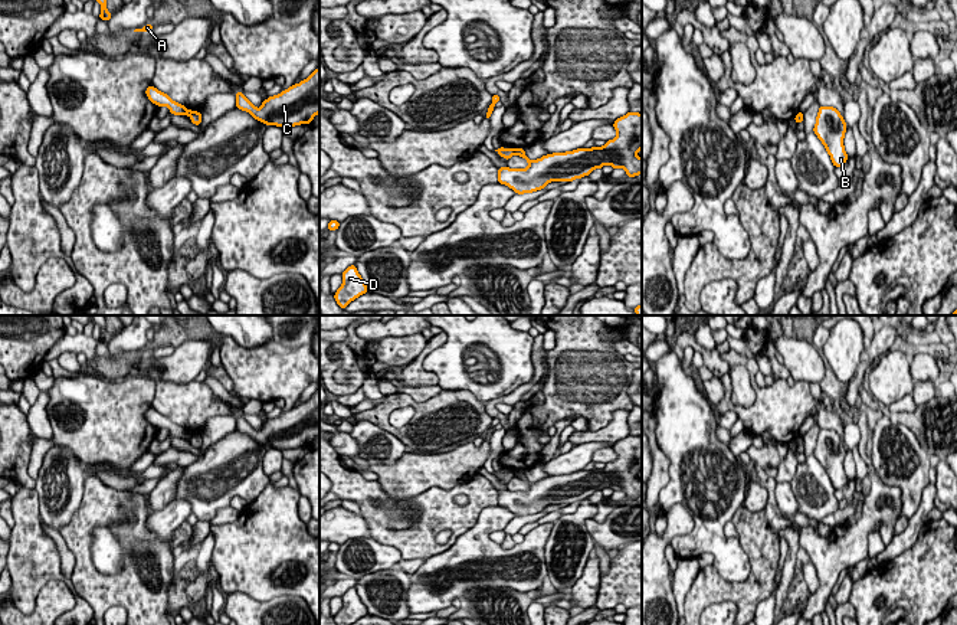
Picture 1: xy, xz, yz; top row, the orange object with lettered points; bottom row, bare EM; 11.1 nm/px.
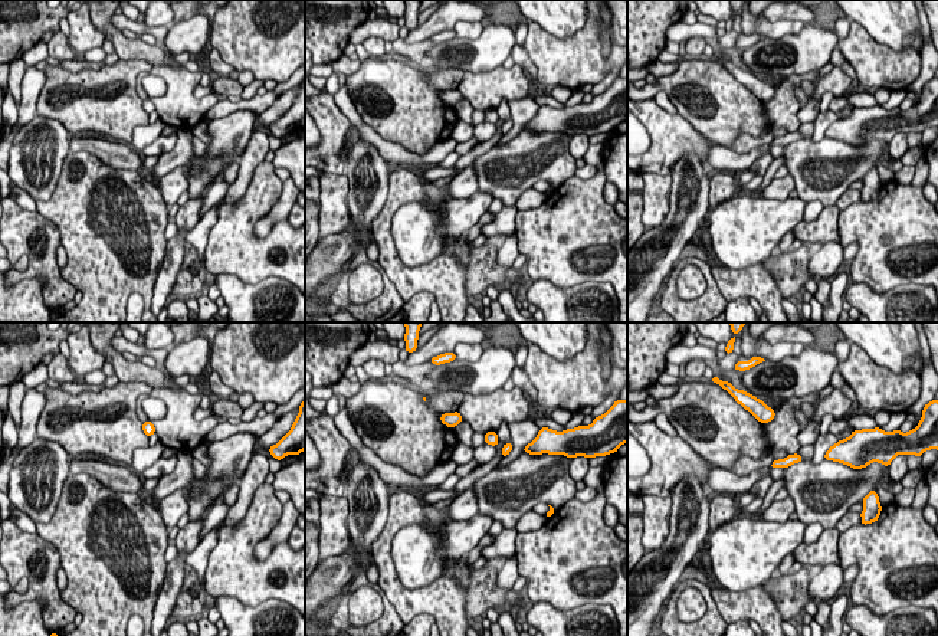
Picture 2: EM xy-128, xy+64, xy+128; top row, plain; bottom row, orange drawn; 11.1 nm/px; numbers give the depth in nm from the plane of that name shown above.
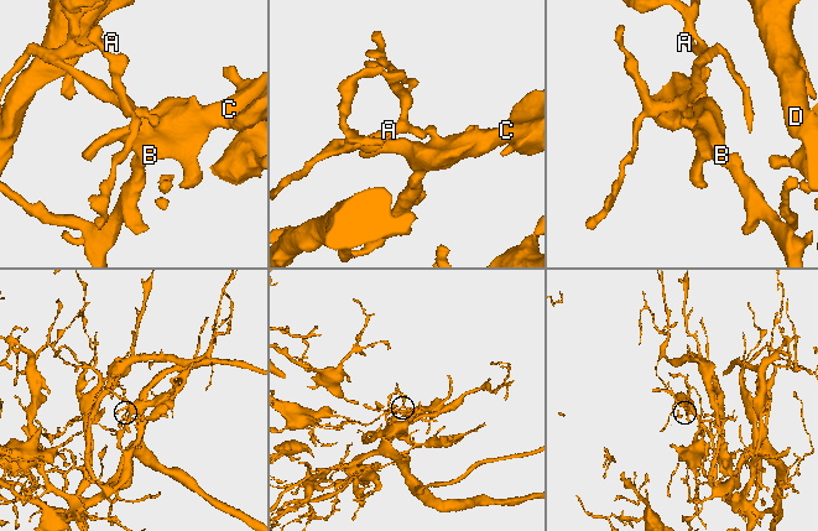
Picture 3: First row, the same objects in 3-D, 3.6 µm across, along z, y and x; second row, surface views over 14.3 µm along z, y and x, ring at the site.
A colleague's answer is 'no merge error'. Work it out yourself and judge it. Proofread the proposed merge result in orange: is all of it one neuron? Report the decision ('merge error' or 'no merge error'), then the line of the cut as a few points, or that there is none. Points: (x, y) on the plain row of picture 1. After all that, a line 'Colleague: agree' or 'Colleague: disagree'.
merge error; cut xz (513, 471), (515, 475)
Colleague: disagree

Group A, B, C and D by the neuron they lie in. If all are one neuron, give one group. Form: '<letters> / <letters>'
A / B C D

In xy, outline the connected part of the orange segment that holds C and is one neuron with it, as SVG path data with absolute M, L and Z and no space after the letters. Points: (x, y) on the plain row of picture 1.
M319 390L299 406L262 423L260 431L256 431L240 413L236 415L236 422L236 431L266 448L284 451L311 446L319 436Z

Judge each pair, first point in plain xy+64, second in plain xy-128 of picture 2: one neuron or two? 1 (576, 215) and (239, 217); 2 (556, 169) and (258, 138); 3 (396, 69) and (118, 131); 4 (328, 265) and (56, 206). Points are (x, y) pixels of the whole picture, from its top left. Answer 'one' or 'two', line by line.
1: one
2: two
3: one
4: two

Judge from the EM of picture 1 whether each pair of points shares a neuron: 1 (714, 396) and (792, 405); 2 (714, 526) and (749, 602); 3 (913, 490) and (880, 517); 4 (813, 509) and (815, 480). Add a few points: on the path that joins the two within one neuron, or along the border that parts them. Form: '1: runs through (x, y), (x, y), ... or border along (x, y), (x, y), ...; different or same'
1: border along (720, 378), (724, 395), (714, 405); different
2: border along (713, 565), (727, 581), (743, 581), (751, 569); different
3: border along (878, 475), (885, 484), (900, 490), (898, 517); different
4: runs through (813, 501), (813, 487); same

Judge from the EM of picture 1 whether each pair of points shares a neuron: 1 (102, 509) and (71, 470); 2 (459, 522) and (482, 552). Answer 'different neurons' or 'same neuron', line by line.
1: different neurons
2: different neurons

